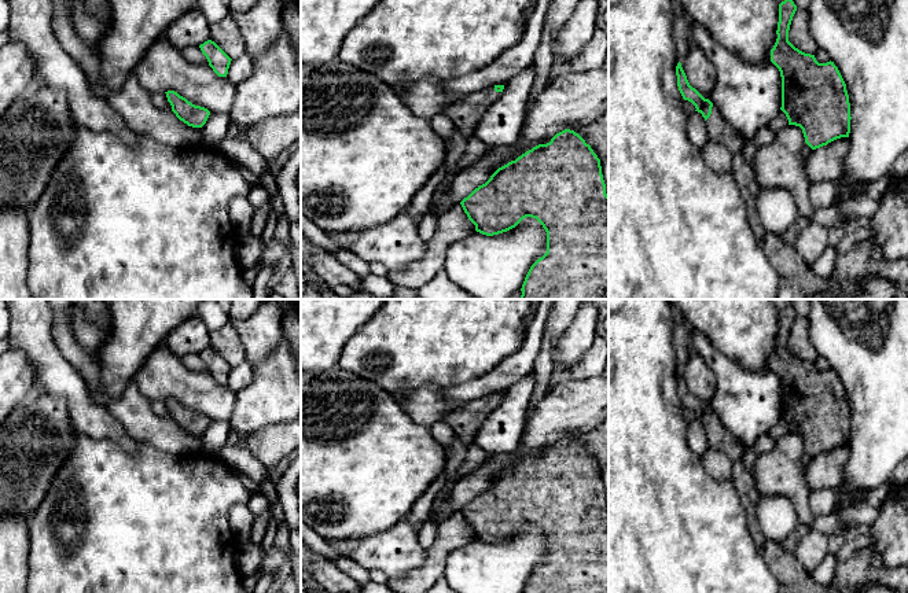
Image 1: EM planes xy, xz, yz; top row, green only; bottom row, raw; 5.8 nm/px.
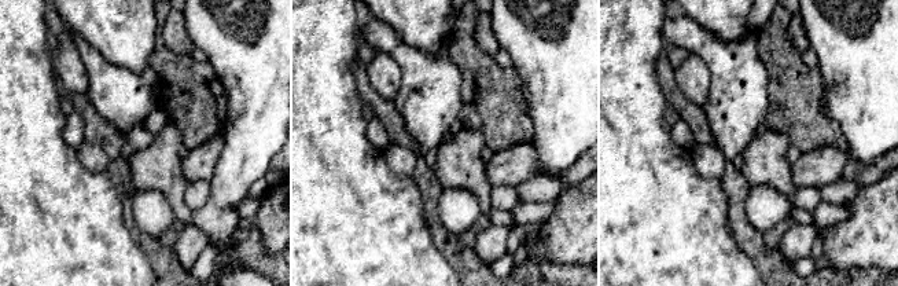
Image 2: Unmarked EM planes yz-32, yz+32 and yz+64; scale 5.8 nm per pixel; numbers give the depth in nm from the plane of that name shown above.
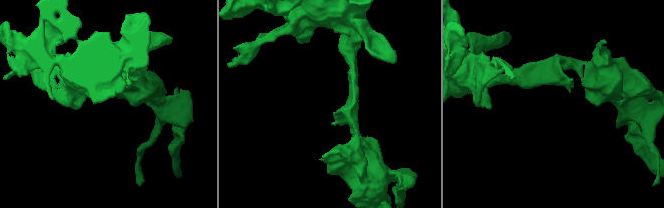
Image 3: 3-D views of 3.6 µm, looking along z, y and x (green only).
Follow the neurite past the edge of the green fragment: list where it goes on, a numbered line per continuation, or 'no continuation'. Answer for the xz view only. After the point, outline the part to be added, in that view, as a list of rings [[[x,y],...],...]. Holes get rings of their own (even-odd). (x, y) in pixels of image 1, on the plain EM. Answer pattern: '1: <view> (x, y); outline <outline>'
1: xz (464, 423); outline [[[488,394],[464,405],[463,409],[445,416],[445,424],[464,443],[471,445],[485,419],[499,406],[501,399]]]

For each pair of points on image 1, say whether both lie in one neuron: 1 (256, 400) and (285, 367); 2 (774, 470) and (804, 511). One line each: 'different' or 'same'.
1: same
2: same

